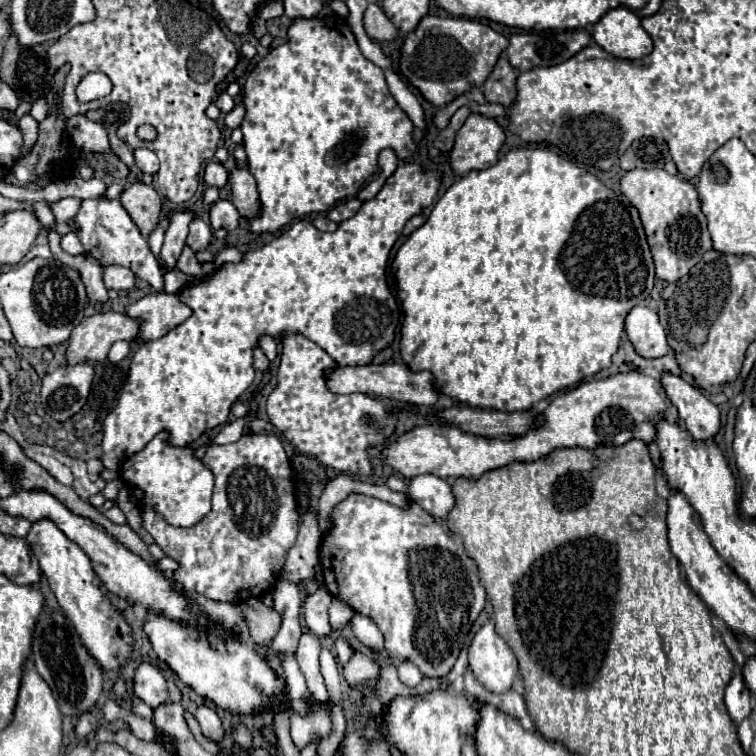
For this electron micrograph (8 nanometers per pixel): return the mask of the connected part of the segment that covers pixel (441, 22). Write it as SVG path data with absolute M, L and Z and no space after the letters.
M426 16L404 40L400 72L424 94L428 102L434 106L446 106L456 100L456 96L466 94L470 88L480 88L490 76L504 48L508 48L508 40L494 32L488 24L480 24L468 18Z

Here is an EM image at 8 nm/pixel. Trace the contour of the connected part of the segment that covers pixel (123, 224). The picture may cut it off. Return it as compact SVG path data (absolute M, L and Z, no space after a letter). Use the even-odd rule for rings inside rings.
M96 198L96 200L84 200L80 206L80 212L76 214L76 226L78 226L78 238L82 240L86 252L94 256L102 266L126 266L130 268L138 278L148 282L154 290L162 290L162 270L154 258L154 254L148 248L148 240L140 234L120 200L110 198Z

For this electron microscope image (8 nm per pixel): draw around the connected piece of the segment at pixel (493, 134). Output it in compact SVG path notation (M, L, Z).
M472 114L456 134L456 144L450 154L454 172L466 174L496 164L504 140L506 134L496 120Z

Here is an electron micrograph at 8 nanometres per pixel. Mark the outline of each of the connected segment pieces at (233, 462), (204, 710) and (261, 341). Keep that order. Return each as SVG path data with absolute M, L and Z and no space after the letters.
M244 434L234 444L210 446L202 458L214 474L212 510L192 528L170 526L150 504L142 504L142 526L180 564L172 580L184 590L216 602L258 598L280 578L290 546L298 536L296 482L282 442L274 434Z
M198 706L196 710L196 720L200 722L200 728L204 732L204 736L208 740L214 740L214 742L220 742L224 738L224 726L222 726L222 720L218 718L218 714L208 708L208 706Z
M260 336L260 338L258 338L258 346L260 346L262 352L268 356L270 362L276 358L276 340L274 340L272 336Z

